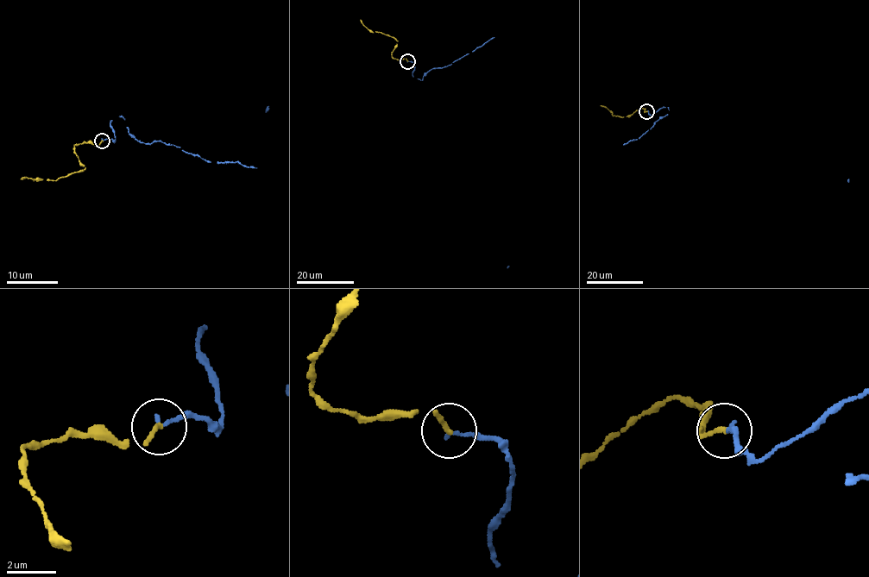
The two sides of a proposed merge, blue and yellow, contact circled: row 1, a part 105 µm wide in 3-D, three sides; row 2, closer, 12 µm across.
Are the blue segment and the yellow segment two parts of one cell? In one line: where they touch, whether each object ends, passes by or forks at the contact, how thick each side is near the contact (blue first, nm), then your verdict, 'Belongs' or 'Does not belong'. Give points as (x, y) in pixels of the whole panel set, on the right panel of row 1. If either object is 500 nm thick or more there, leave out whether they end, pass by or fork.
Place: (646, 111). At the ring blue ends. At the ring yellow ends. Thickness 150 nm (blue) against 190 nm. Belongs

